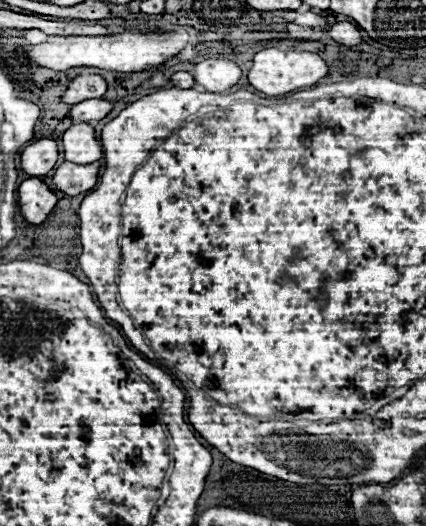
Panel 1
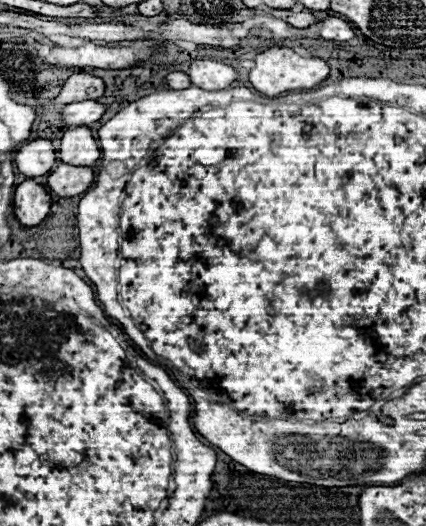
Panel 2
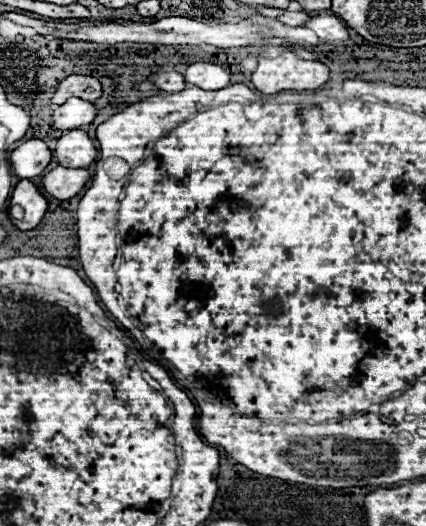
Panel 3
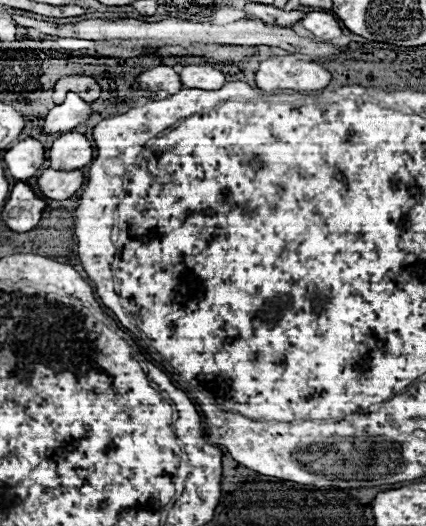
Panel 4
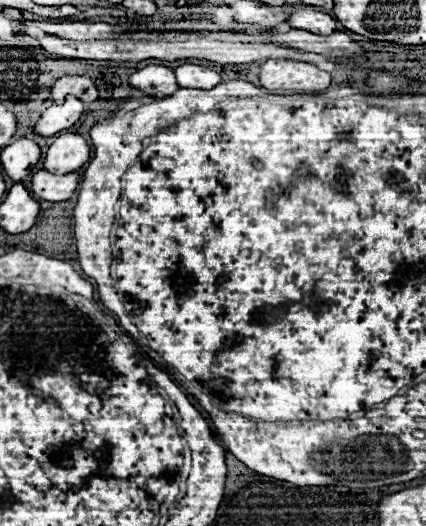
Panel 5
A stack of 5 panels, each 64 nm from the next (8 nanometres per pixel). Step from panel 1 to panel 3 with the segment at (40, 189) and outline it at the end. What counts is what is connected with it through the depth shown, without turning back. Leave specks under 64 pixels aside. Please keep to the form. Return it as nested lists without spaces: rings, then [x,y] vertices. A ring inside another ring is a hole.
[[[20,180],[10,198],[10,220],[18,230],[32,230],[40,224],[48,210],[48,200],[30,180]]]

